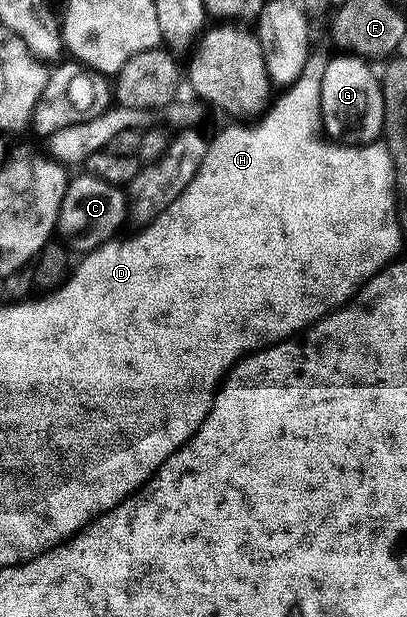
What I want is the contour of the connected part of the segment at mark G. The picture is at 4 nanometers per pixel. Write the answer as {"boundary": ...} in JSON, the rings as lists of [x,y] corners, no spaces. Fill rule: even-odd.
{"boundary":[[[353,55],[327,60],[320,91],[322,128],[331,142],[339,145],[369,145],[383,136],[385,105],[379,78],[367,62]]]}

